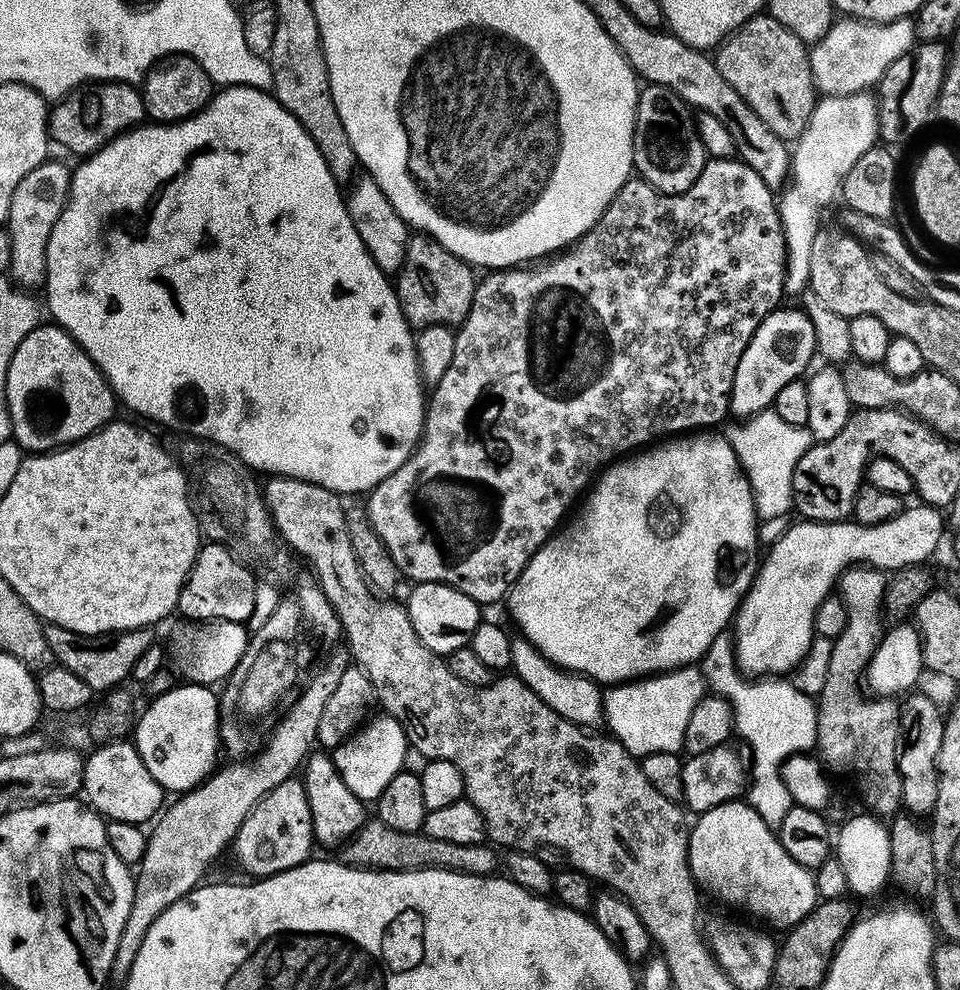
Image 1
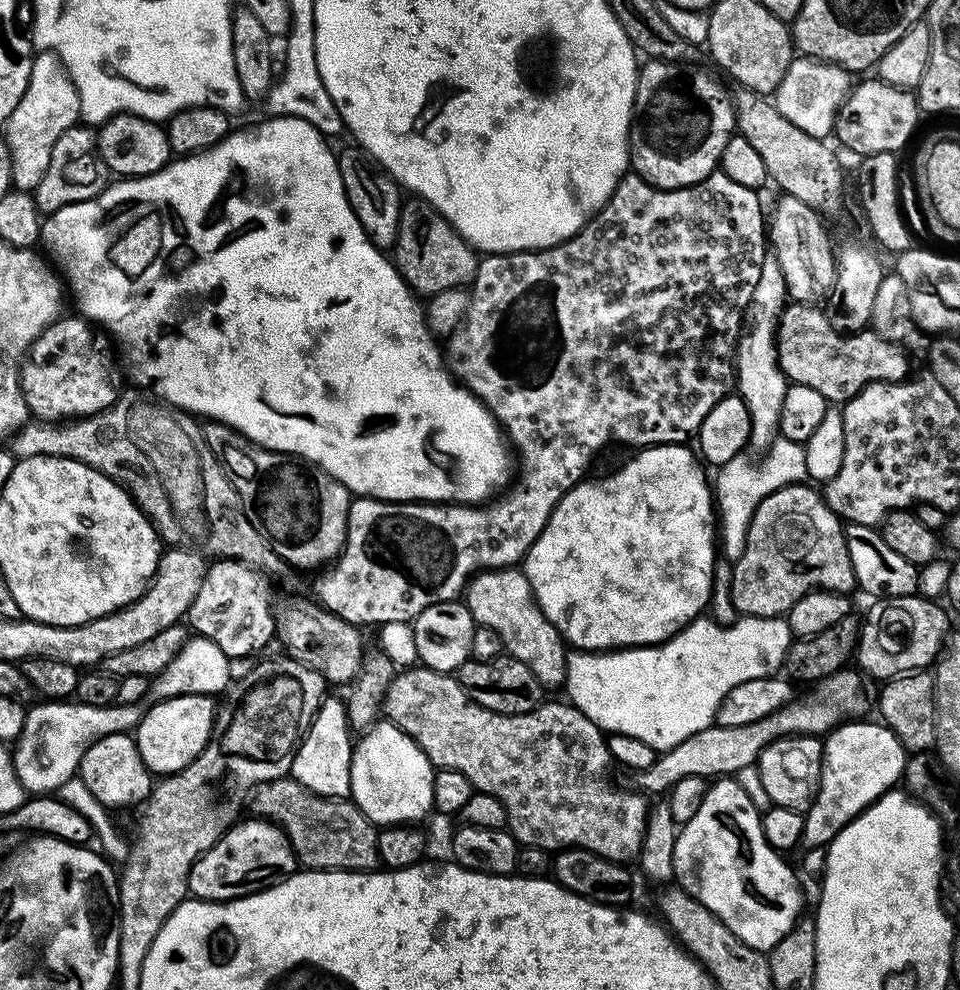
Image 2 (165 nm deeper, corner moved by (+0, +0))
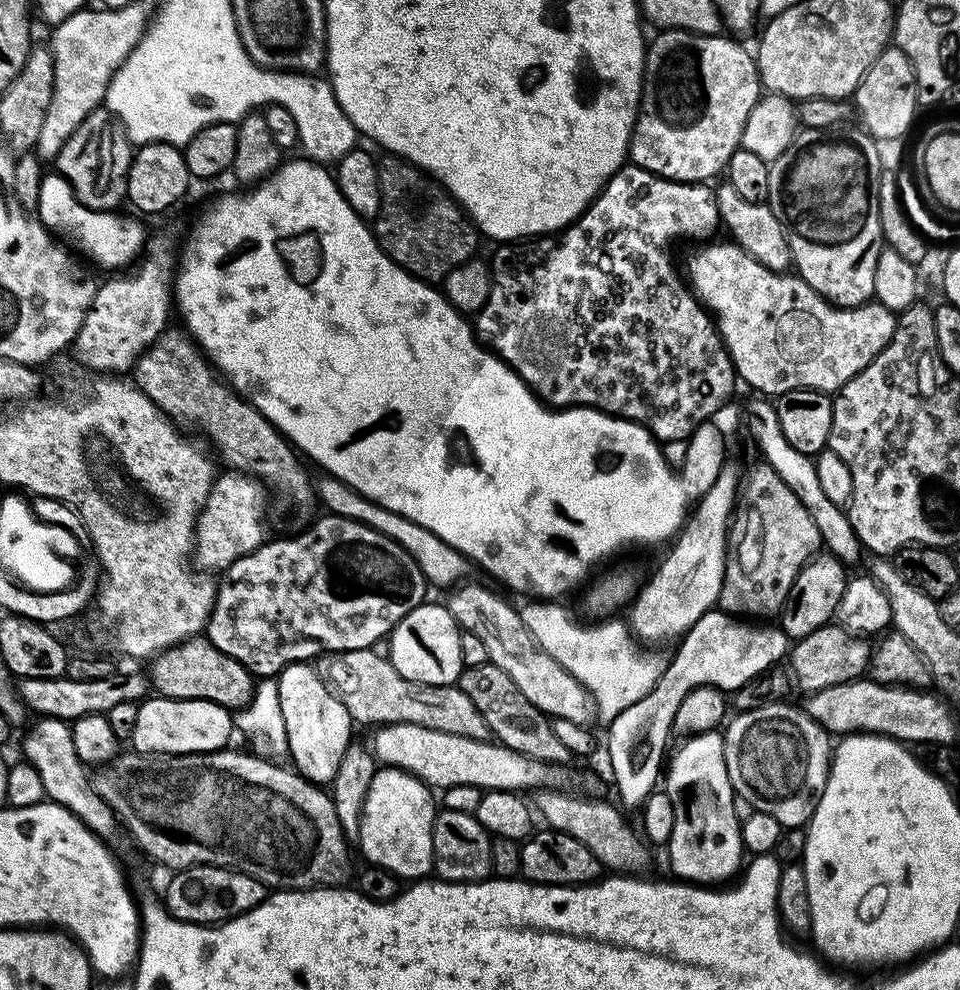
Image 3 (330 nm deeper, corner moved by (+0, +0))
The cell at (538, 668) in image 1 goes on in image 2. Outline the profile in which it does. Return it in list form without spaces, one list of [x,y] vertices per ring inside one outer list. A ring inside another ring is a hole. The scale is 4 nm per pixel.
[[[519,567],[498,568],[473,576],[466,589],[466,603],[473,625],[484,625],[496,631],[500,635],[503,651],[530,666],[530,674],[534,674],[536,681],[545,689],[559,689],[565,683],[569,655],[566,641],[550,618],[546,618],[526,574]]]

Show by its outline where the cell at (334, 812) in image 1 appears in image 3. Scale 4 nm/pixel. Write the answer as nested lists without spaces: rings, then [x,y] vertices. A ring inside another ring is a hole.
[[[308,662],[288,665],[275,681],[276,696],[280,699],[278,710],[285,720],[285,730],[288,732],[287,751],[290,757],[292,756],[291,763],[301,776],[313,782],[328,782],[333,779],[333,762],[339,761],[345,749],[345,745],[340,744],[340,739],[344,736],[343,730],[332,729],[328,724],[348,724],[350,719],[341,697],[329,687],[323,675],[320,677],[311,668],[312,666]]]

